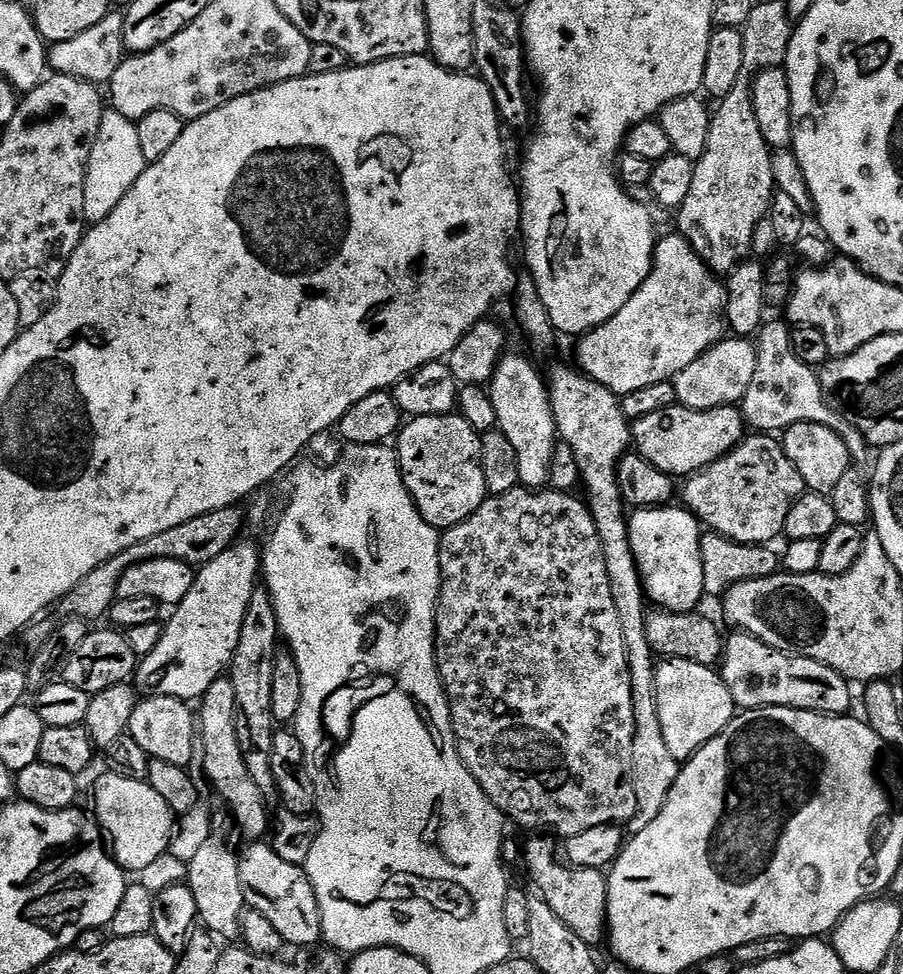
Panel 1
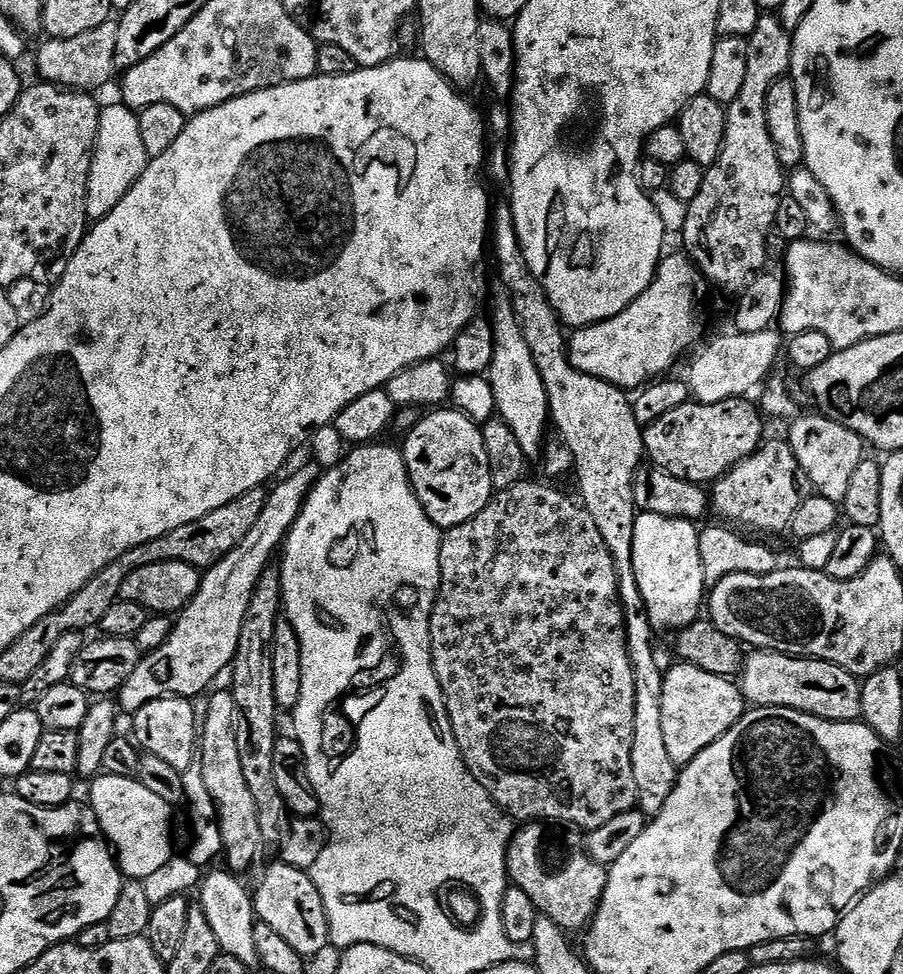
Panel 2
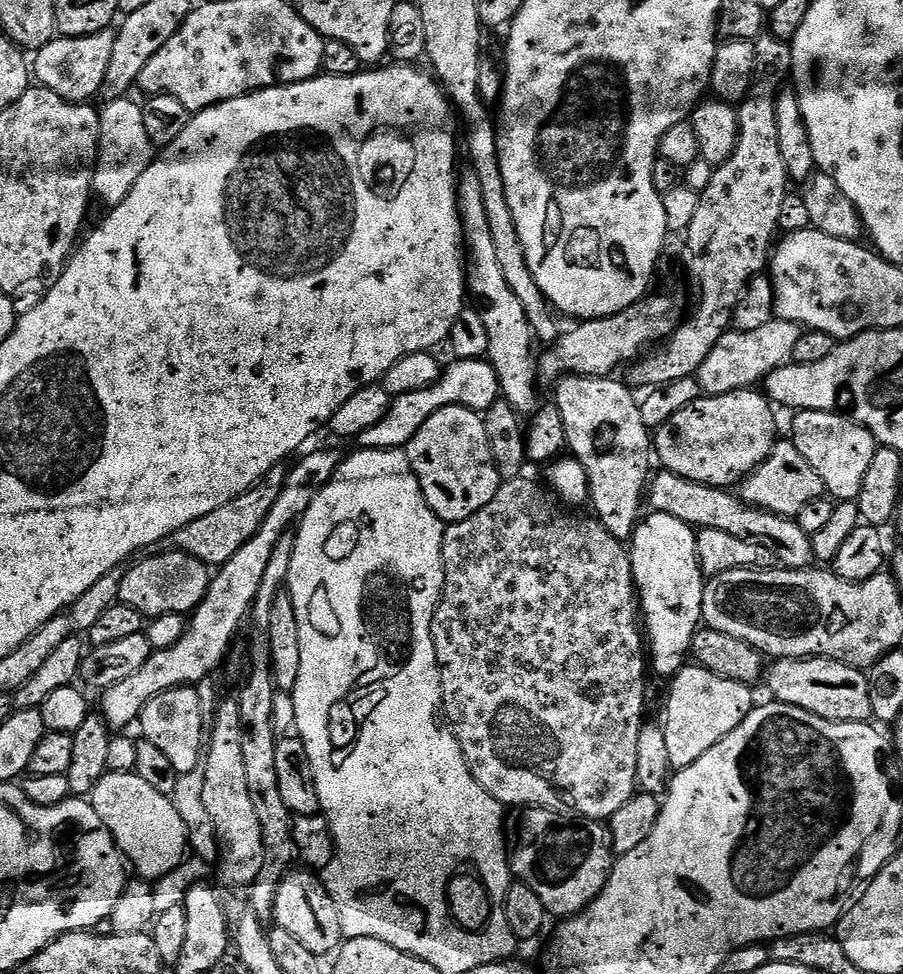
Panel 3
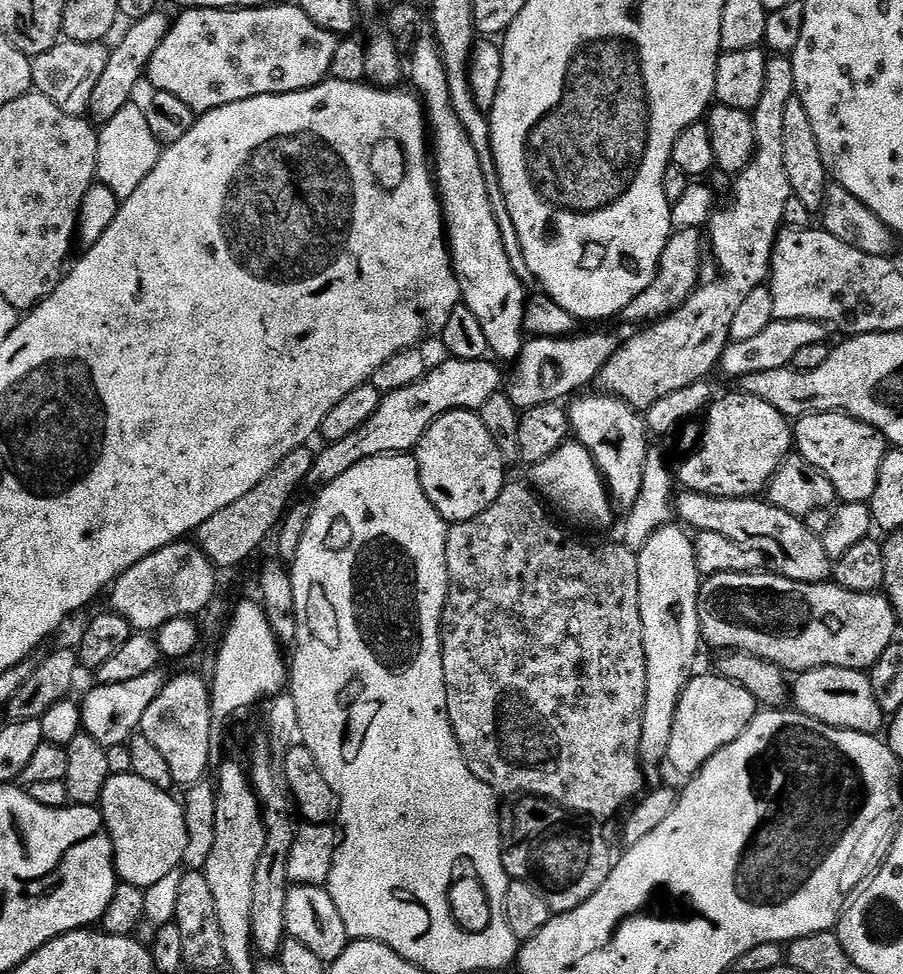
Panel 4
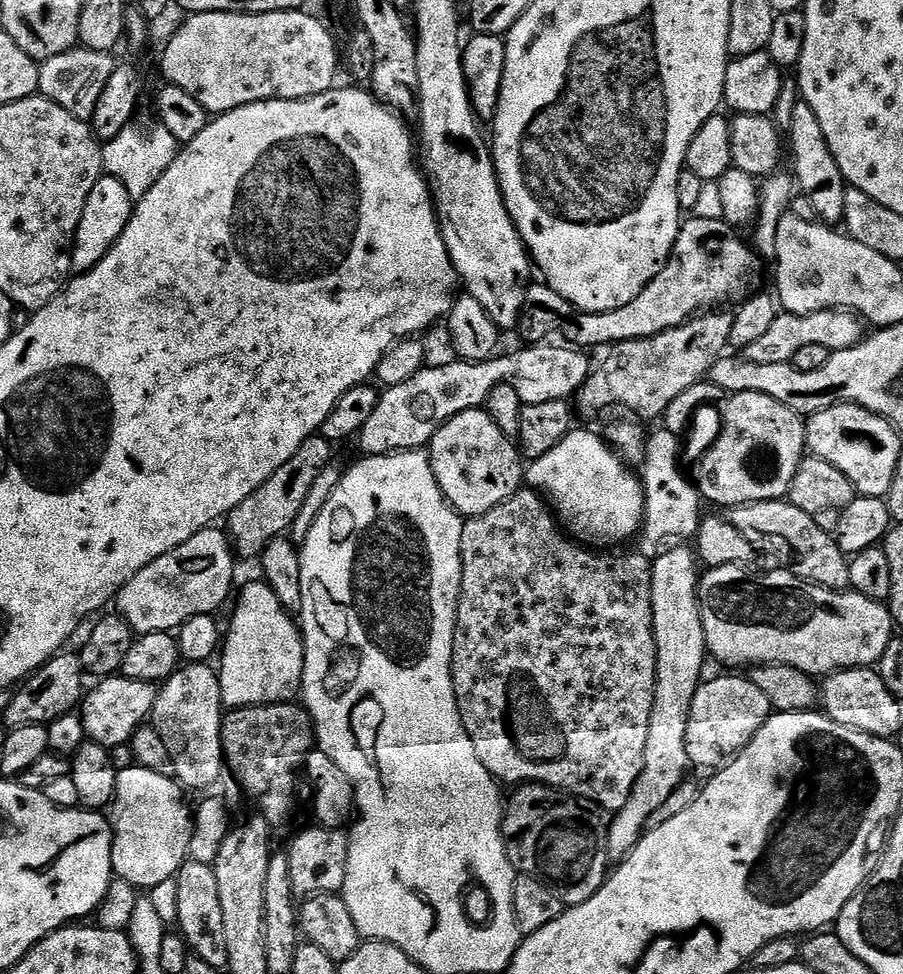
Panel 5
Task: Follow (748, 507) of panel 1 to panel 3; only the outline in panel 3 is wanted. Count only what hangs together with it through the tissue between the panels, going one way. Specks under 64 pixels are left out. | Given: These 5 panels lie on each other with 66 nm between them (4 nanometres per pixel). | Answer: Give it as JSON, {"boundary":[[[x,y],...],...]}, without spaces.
{"boundary":[[[777,439],[772,453],[743,480],[738,488],[738,496],[749,508],[760,508],[763,512],[772,512],[775,516],[794,518],[802,510],[802,506],[810,506],[810,502],[821,499],[825,495],[822,478],[814,471],[814,466],[798,454],[791,439]]]}

